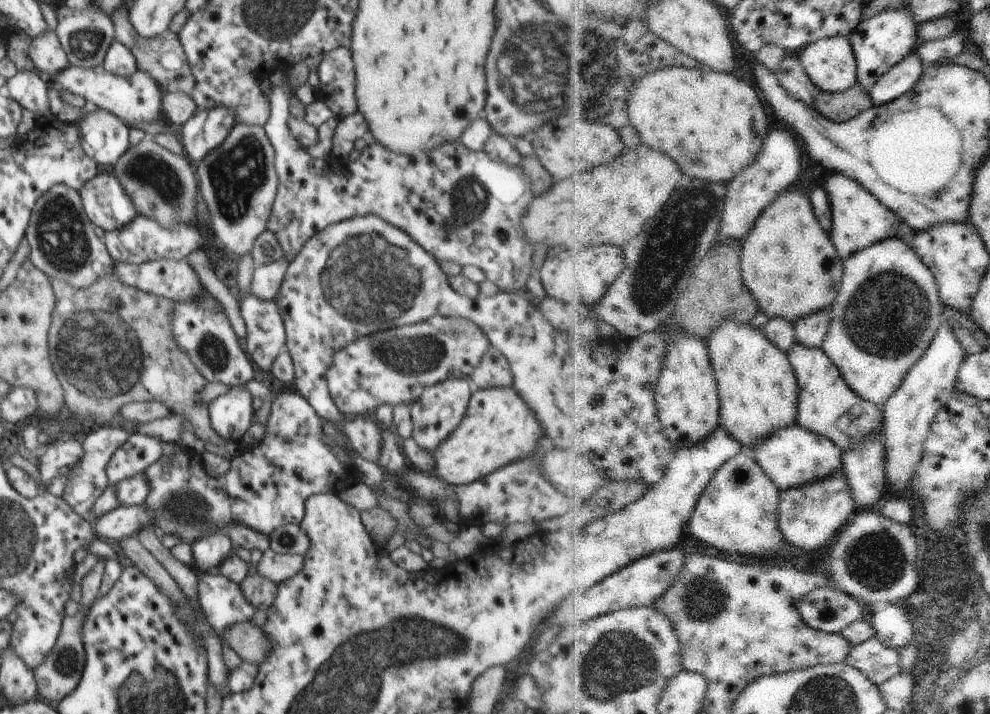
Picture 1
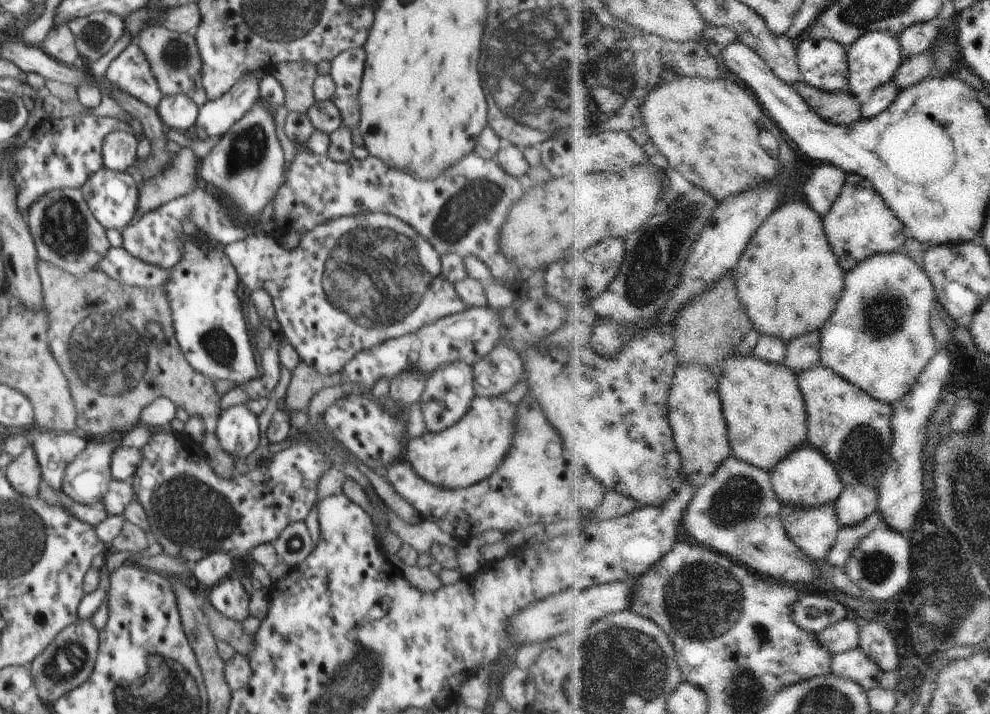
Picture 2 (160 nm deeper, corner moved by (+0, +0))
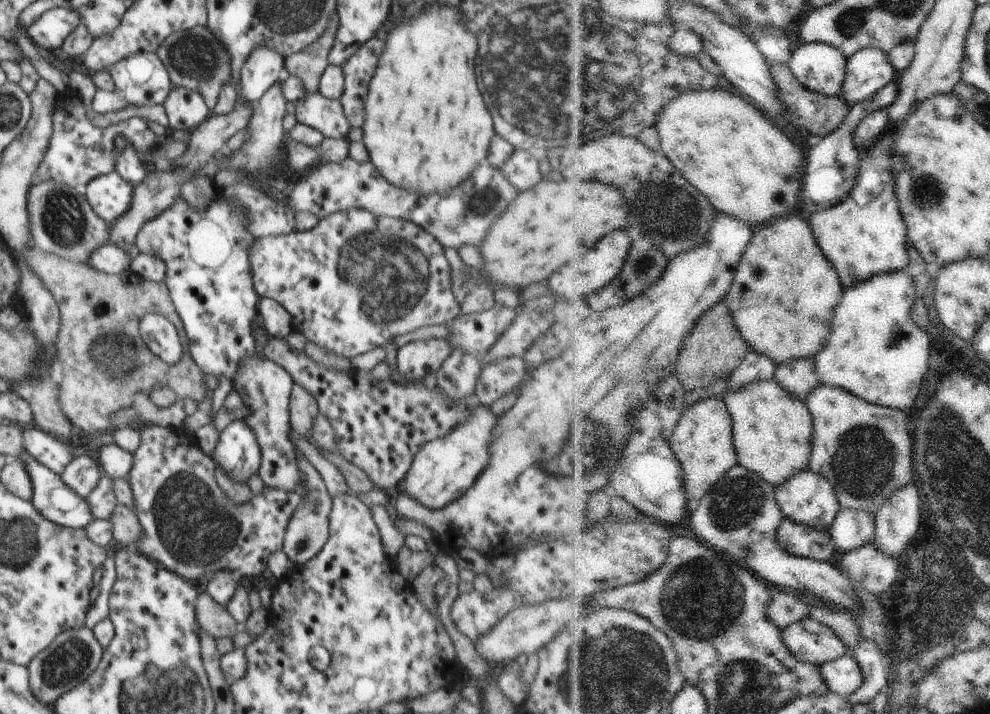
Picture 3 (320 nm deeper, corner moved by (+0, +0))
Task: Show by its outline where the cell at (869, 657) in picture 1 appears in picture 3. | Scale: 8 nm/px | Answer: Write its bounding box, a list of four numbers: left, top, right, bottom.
[822,654,866,697]

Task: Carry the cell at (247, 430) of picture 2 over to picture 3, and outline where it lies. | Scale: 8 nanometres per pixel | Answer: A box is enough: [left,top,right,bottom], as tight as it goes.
[211,420,261,483]

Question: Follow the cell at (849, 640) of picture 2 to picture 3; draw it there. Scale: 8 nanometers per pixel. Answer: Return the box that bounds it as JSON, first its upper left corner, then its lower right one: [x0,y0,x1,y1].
[784,618,850,666]

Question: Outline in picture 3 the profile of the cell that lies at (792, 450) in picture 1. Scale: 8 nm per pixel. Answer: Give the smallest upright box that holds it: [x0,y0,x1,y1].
[777,469,843,531]

